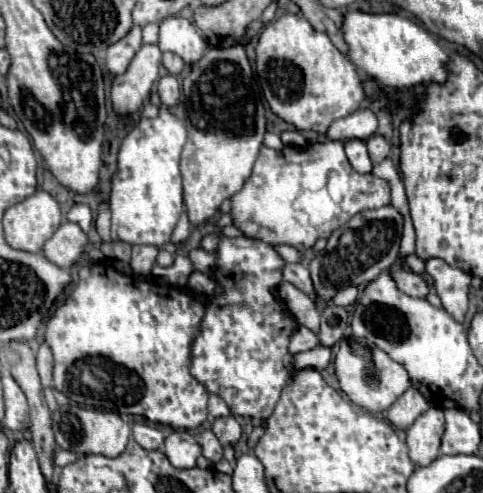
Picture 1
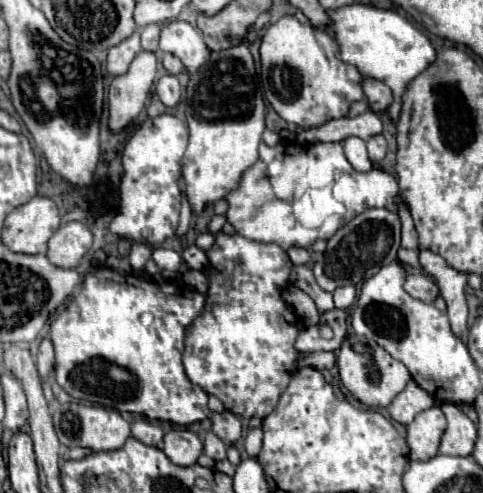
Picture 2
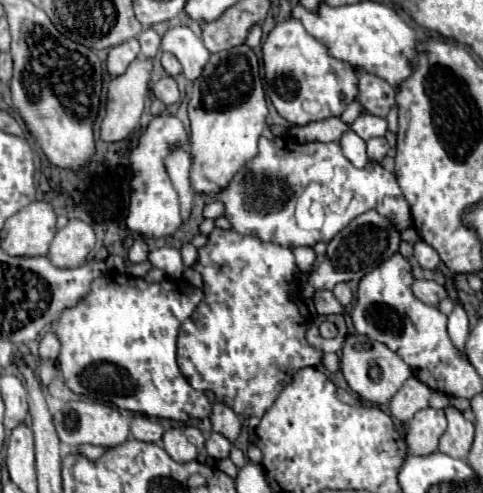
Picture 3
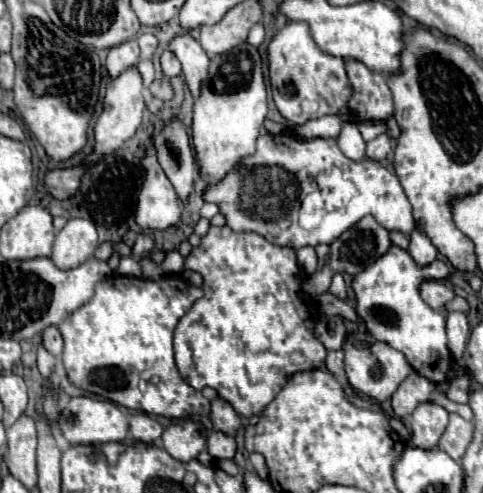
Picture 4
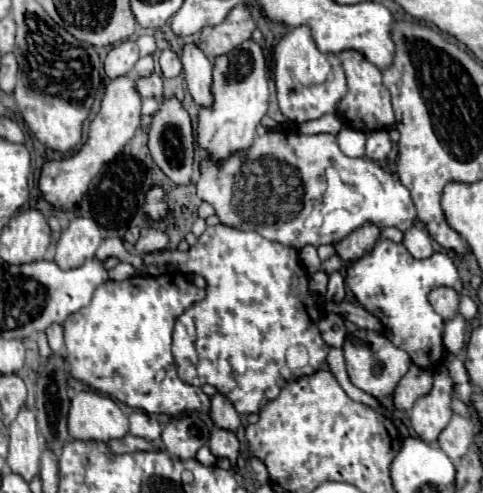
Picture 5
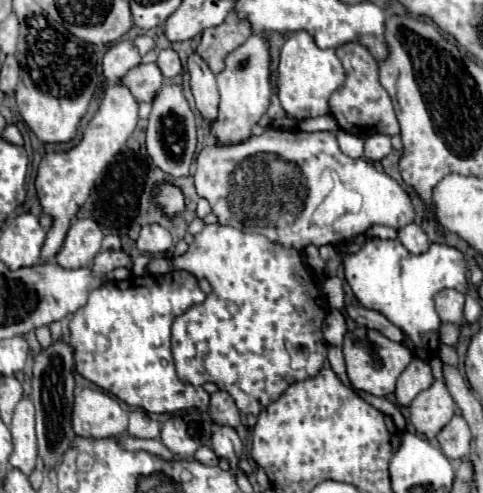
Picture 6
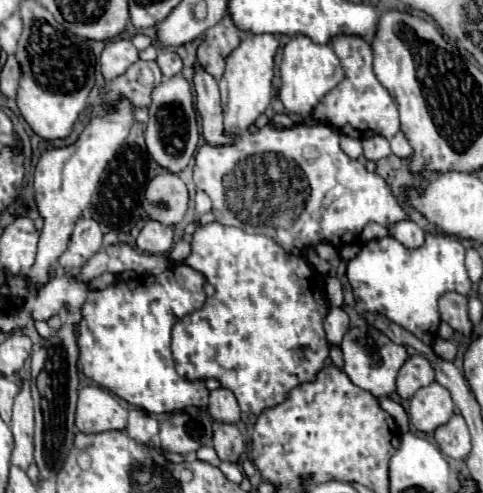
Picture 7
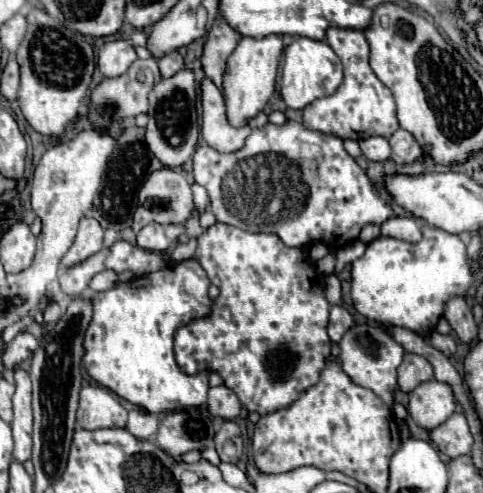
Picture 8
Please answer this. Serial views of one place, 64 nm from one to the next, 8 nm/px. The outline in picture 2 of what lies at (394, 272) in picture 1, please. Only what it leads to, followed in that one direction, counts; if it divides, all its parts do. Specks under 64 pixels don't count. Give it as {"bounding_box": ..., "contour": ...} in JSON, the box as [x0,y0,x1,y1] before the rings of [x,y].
{"bounding_box":[404,274,438,302],"contour":[[[408,274],[404,280],[404,290],[422,302],[432,302],[438,296],[438,286],[424,274]]]}

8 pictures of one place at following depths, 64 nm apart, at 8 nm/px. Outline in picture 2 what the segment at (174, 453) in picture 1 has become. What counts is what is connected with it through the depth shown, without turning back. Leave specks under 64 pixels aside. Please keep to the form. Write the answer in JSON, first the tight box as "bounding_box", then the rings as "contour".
{"bounding_box":[164,430,202,466],"contour":[[[170,430],[164,436],[164,452],[176,466],[192,466],[202,454],[202,442],[194,432]]]}

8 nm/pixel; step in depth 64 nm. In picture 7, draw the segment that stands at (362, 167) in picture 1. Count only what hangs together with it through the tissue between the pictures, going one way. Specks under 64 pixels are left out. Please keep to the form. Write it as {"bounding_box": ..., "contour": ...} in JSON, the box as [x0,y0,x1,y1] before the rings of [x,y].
{"bounding_box":[340,134,362,158],"contour":[[[340,134],[340,148],[350,156],[350,158],[360,158],[362,156],[362,142],[358,138],[350,138]]]}

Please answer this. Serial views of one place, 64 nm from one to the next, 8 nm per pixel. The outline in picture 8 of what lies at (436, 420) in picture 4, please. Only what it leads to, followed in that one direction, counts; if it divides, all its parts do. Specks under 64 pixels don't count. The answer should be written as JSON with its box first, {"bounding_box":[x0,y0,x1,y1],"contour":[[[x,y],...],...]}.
{"bounding_box":[408,380,456,430],"contour":[[[430,380],[416,386],[410,392],[408,414],[416,422],[416,426],[424,430],[432,430],[440,426],[448,416],[452,416],[456,408],[456,400],[452,388],[444,382]]]}

